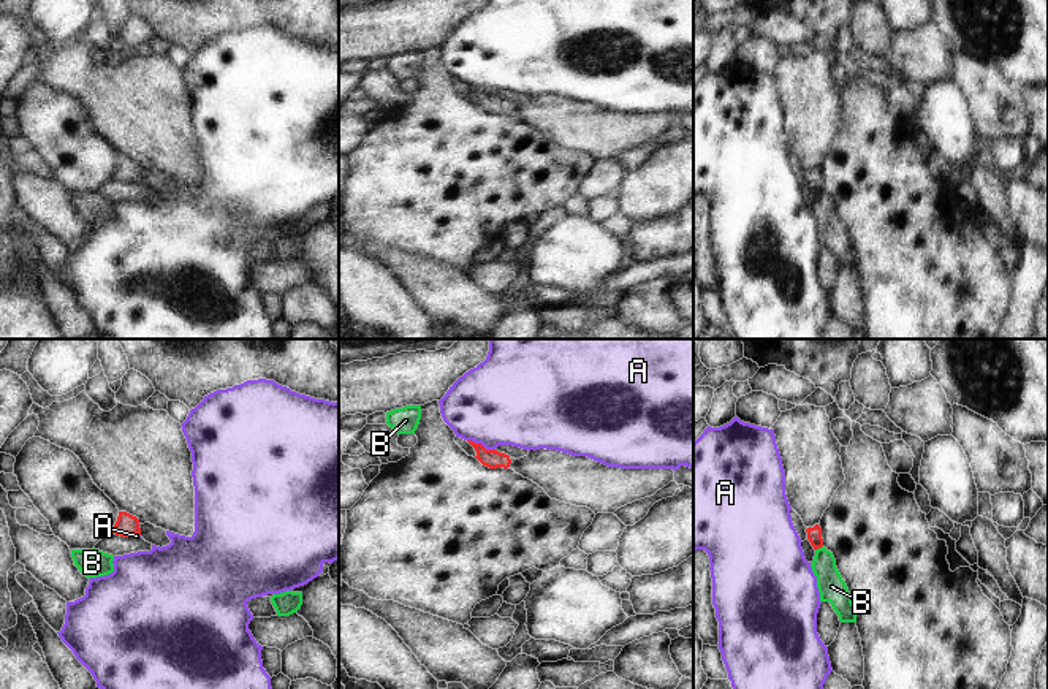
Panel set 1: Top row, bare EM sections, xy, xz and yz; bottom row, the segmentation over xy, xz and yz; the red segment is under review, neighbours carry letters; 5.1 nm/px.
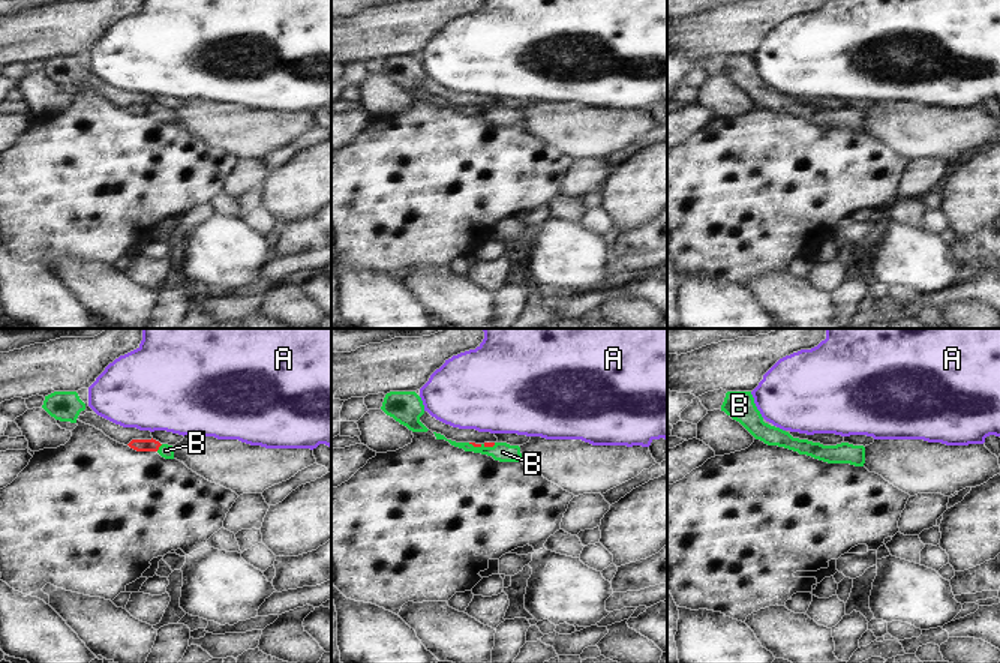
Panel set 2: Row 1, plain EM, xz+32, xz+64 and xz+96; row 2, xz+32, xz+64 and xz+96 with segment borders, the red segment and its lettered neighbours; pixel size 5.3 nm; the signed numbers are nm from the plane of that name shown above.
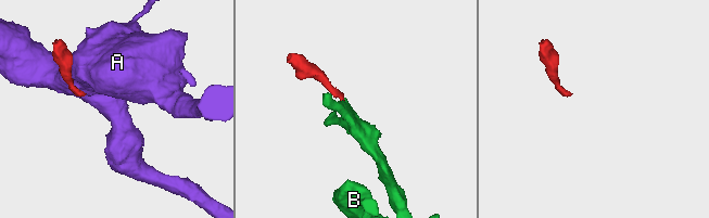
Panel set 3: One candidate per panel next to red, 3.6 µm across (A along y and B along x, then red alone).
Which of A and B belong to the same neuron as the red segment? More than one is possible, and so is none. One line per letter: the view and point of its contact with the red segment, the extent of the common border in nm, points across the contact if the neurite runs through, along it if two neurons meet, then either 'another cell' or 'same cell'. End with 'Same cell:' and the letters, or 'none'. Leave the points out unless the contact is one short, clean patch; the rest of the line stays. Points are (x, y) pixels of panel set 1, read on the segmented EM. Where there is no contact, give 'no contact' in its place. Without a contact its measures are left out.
A: xz (480, 444) | 160 nm | another cell
B: yz (819, 547) | 50 nm | across yz (814, 534), (819, 547), (831, 586) | same cell
Same cell: B

